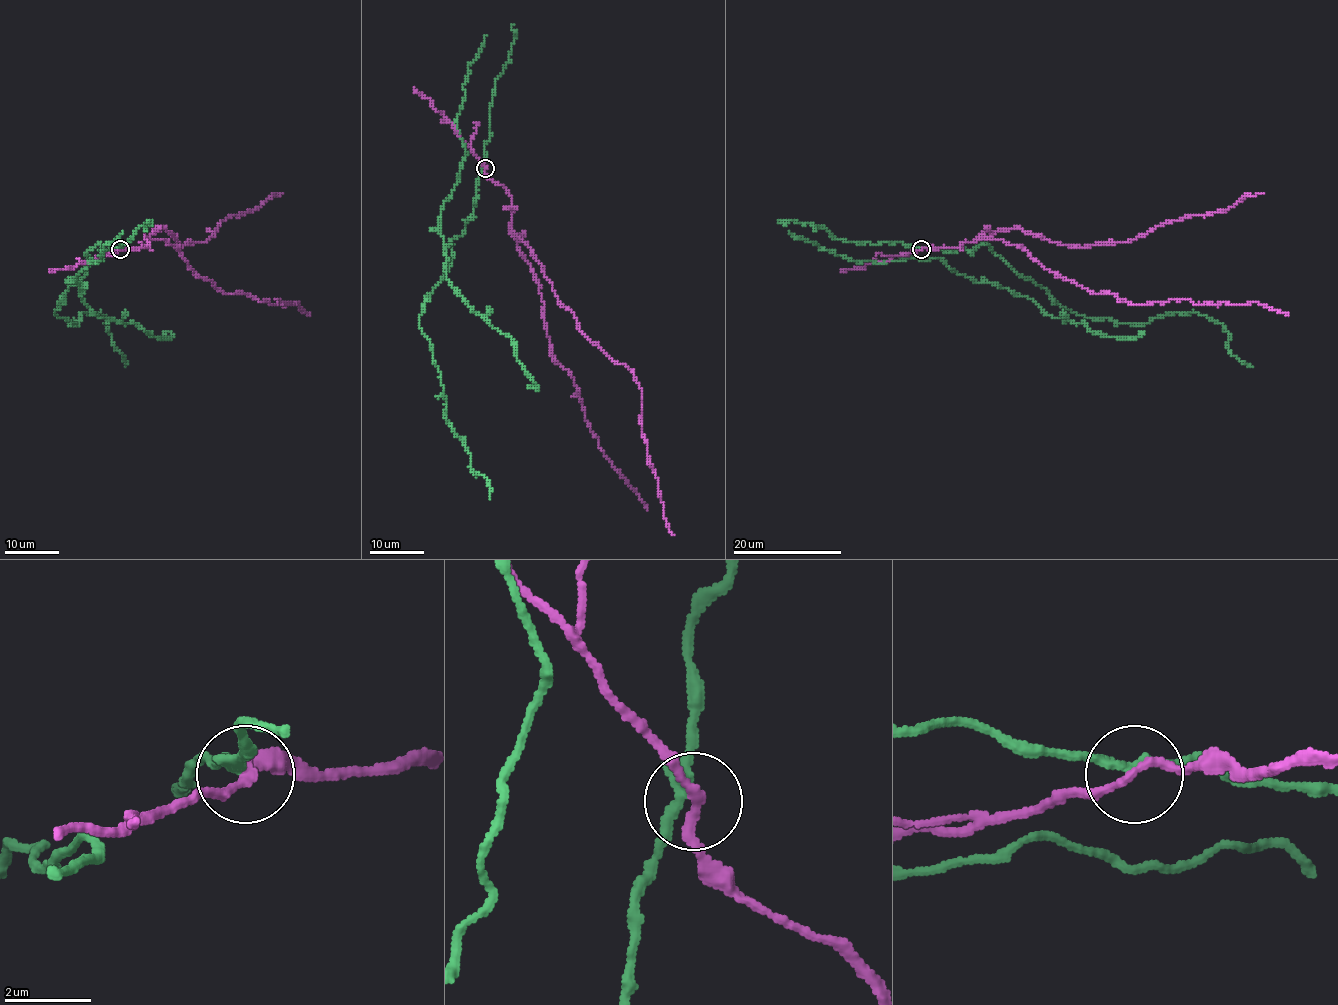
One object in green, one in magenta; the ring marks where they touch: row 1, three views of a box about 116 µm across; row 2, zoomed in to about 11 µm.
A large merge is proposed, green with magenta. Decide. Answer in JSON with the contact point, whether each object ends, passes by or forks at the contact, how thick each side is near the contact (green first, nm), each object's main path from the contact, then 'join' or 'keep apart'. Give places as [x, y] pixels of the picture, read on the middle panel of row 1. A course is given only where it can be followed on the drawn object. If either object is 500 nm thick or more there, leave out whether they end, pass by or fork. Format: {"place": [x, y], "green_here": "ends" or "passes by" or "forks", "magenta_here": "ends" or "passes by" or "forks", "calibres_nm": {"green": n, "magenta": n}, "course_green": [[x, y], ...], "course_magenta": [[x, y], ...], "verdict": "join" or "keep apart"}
{"place": [485, 168], "green_here": "passes by", "magenta_here": "passes by", "calibres_nm": {"green": 240, "magenta": 200}, "course_green": [[483, 168], [471, 218], [451, 241], [452, 264], [418, 322], [440, 374], [444, 419], [490, 499]], "course_magenta": [[485, 168], [511, 197], [511, 229], [557, 299], [589, 340], [634, 376], [649, 465], [675, 535]], "verdict": "keep apart"}

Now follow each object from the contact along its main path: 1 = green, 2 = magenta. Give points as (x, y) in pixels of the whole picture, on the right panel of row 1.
1: (921, 249), (988, 244), (1054, 301), (1096, 320), (1139, 325), (1205, 314), (1252, 366)
2: (921, 249), (1001, 238), (1021, 247), (1061, 278), (1093, 293), (1112, 293), (1119, 301), (1253, 302), (1289, 314)

